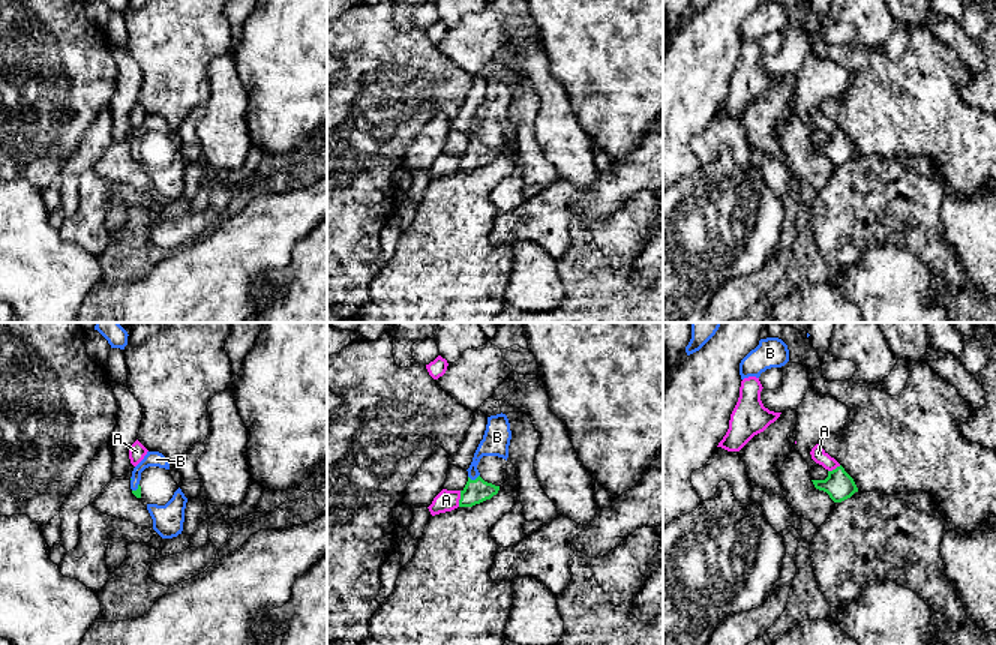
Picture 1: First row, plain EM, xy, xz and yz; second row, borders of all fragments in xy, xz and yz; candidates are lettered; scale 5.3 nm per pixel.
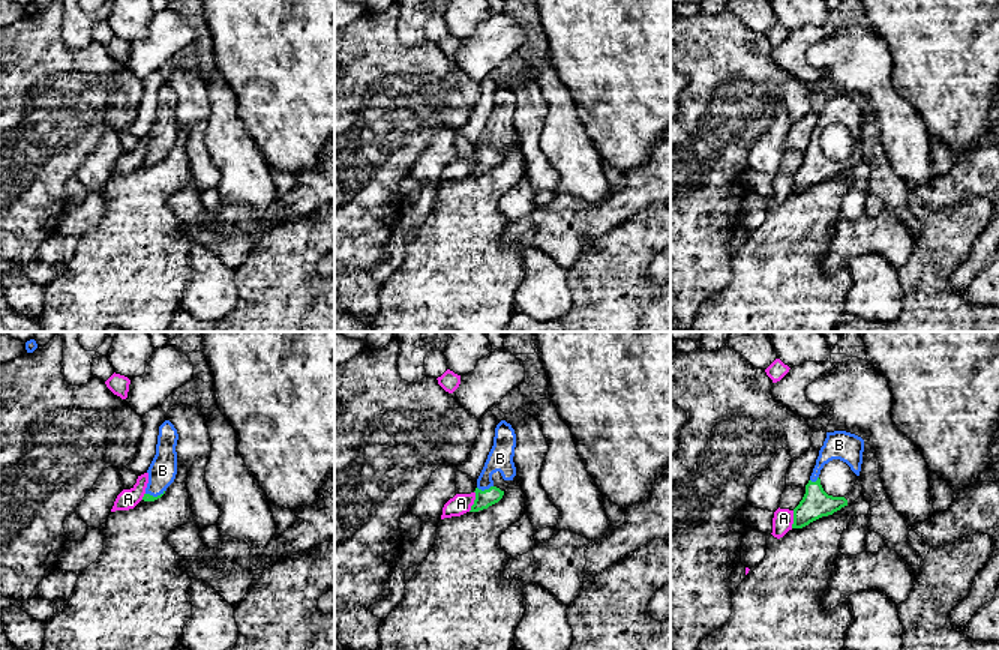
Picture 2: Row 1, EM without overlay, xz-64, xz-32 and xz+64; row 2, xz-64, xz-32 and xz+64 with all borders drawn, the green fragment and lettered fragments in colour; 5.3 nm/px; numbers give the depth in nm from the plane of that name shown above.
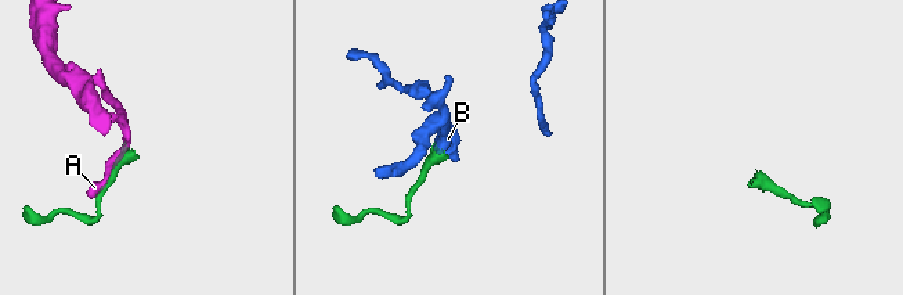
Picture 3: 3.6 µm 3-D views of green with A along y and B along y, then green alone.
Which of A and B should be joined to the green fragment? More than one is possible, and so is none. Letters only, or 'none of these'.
B

